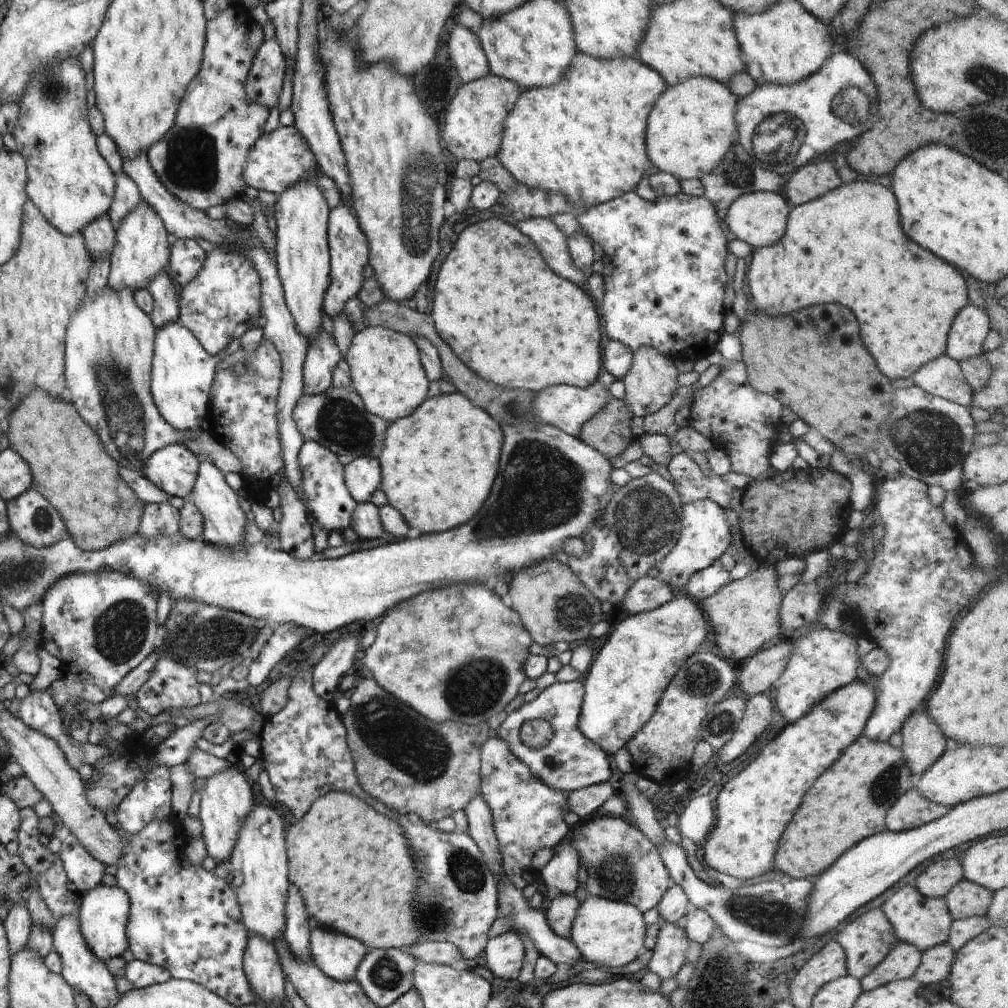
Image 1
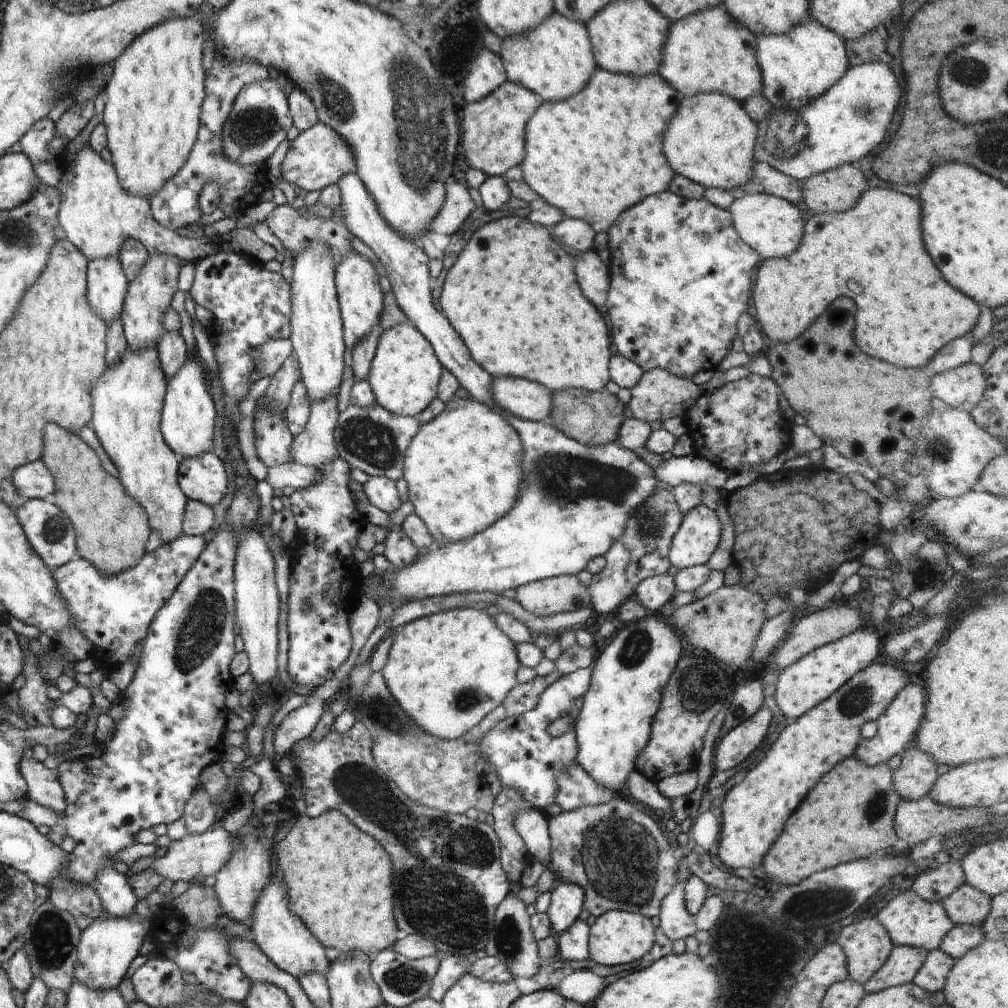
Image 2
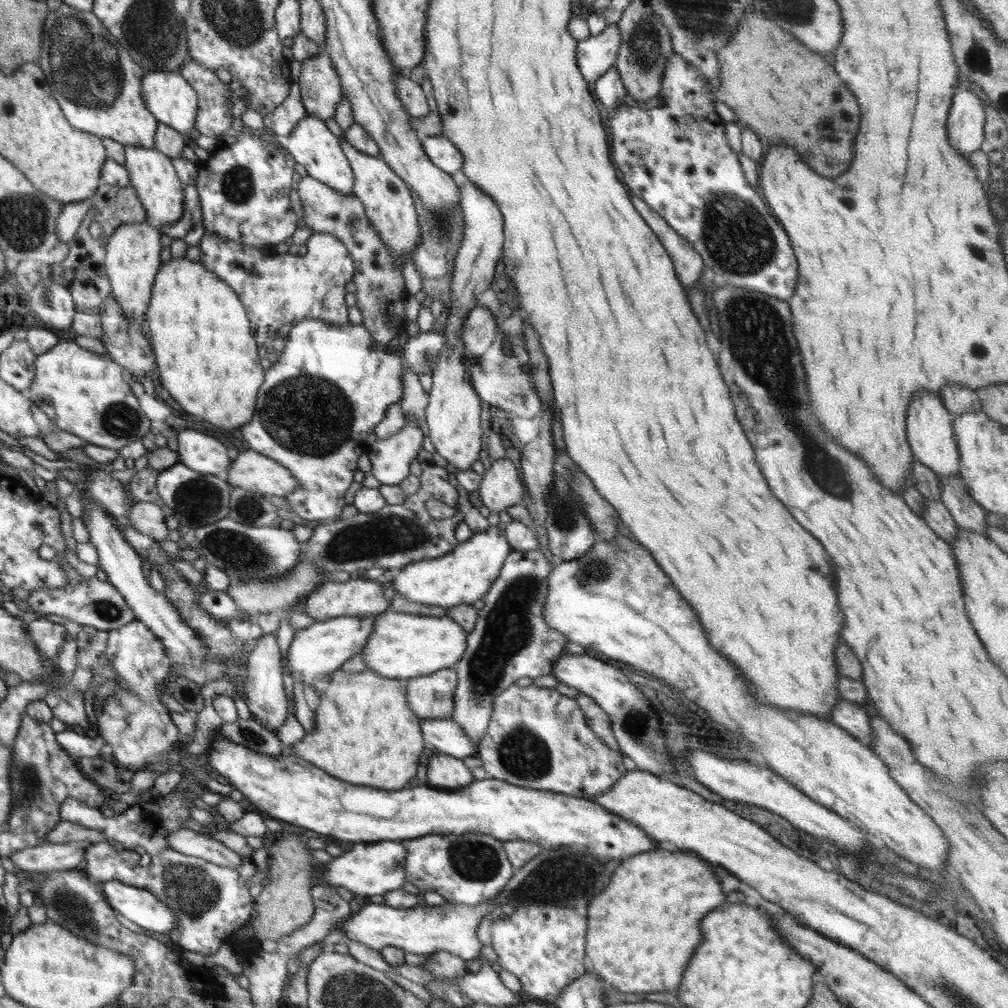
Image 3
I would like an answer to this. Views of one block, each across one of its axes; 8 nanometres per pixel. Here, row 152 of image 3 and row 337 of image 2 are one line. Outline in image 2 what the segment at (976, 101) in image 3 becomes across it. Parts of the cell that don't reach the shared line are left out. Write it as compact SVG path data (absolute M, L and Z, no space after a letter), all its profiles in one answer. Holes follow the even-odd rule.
M972 331L952 340L928 362L926 371L929 374L940 374L940 372L948 372L952 368L971 363L974 346L976 346L976 340Z

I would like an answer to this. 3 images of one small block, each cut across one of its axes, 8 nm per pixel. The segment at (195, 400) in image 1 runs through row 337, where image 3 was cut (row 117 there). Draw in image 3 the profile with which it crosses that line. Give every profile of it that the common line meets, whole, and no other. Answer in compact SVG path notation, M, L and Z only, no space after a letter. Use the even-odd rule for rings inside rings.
M146 72L143 100L158 122L168 124L182 136L194 128L198 94L179 72Z

